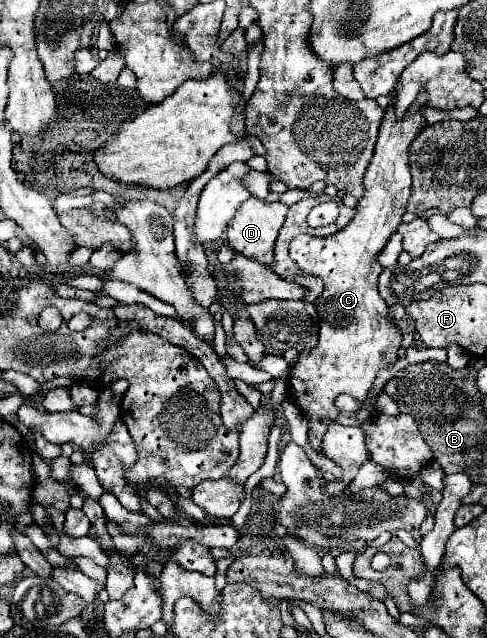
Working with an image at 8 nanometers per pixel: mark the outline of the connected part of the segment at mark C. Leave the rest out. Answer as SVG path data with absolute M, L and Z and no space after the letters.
M420 94L416 98L416 102L412 104L412 108L408 110L412 116L402 118L400 122L394 118L392 102L386 108L386 114L384 114L382 126L380 126L380 134L378 134L378 142L376 142L376 150L374 150L370 166L364 174L366 192L360 198L358 208L356 208L356 216L350 220L350 224L346 228L342 228L340 232L332 234L332 236L320 238L320 236L300 234L290 242L290 258L306 274L314 274L314 276L324 280L324 292L316 300L316 310L318 310L318 318L320 318L318 346L312 348L306 354L302 352L296 360L296 364L292 366L292 370L288 372L288 376L290 376L290 380L288 380L288 398L294 400L294 404L300 408L300 412L304 412L304 418L308 420L308 444L316 452L320 452L322 438L324 438L328 426L332 422L336 422L336 418L340 414L340 410L334 404L336 396L338 394L350 394L354 400L366 402L368 392L372 390L378 372L384 370L384 368L390 368L398 360L396 352L400 348L402 334L388 320L388 306L378 294L378 274L382 272L382 266L376 266L374 256L384 248L388 238L396 232L396 226L402 222L402 216L406 212L406 202L408 202L410 184L412 184L410 168L408 168L408 146L416 138L416 132L420 132L426 126L424 118L418 114L418 108L422 108L424 102L426 102L426 94Z

